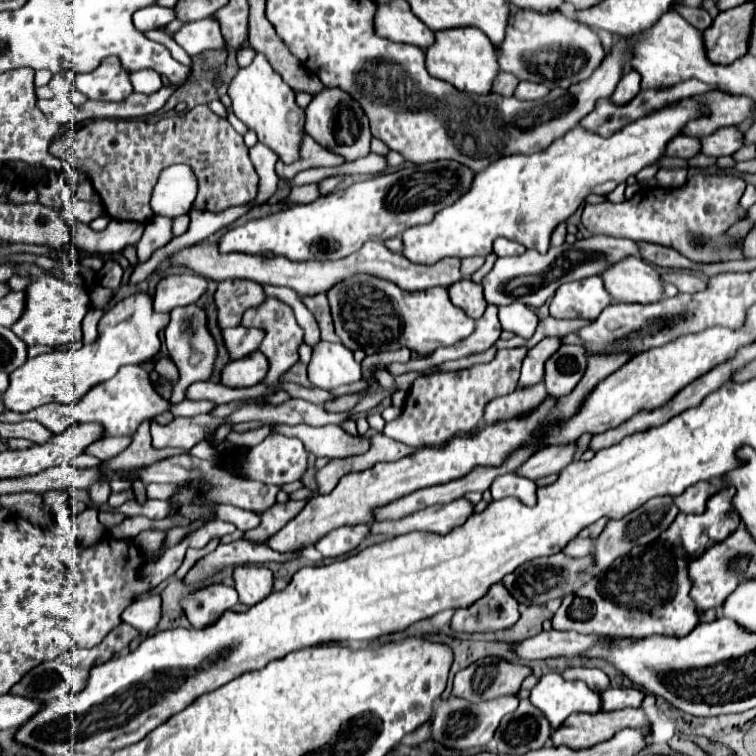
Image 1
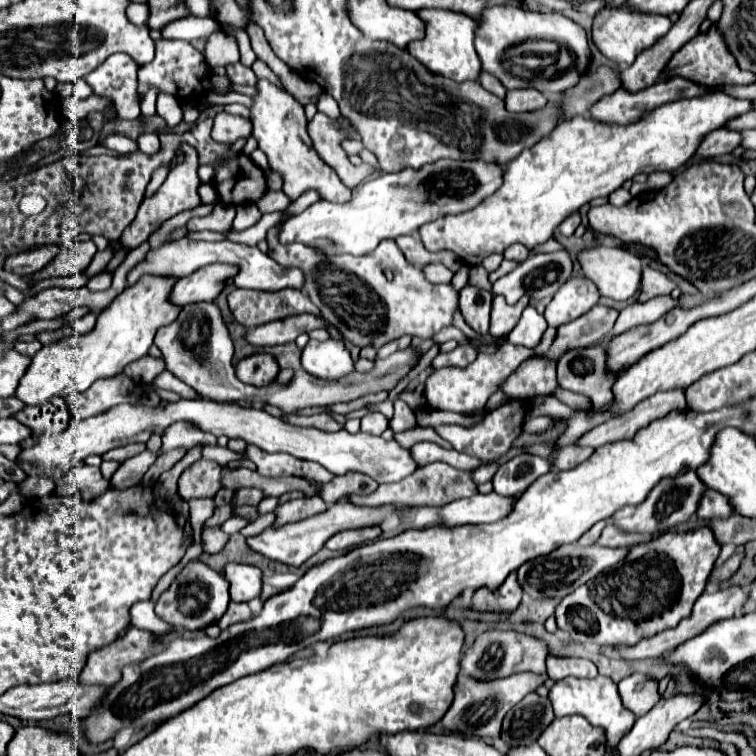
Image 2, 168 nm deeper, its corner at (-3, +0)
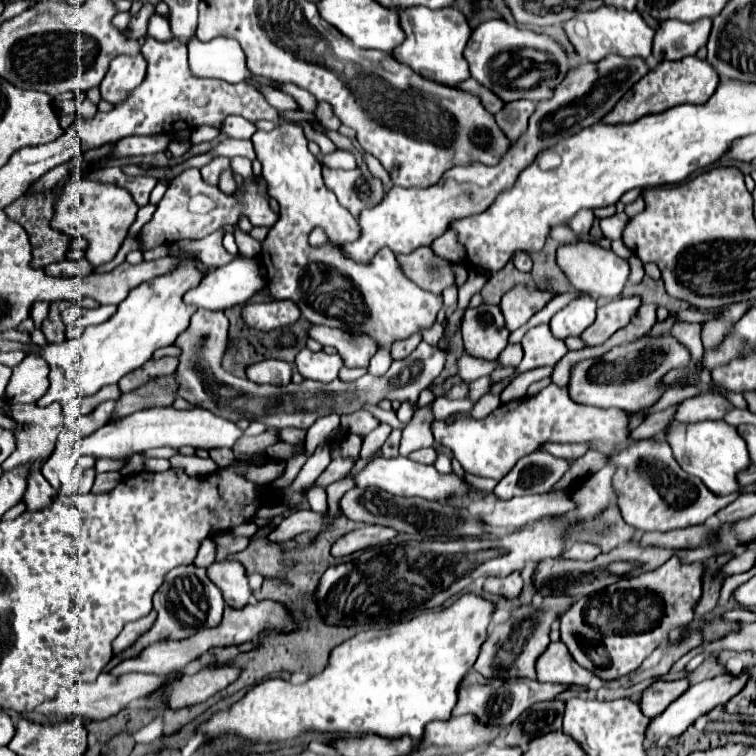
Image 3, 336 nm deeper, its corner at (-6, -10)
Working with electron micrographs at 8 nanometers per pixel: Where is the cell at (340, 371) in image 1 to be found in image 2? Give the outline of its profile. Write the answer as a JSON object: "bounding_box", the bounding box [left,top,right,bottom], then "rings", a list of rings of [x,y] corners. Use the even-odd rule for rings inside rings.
{"bounding_box":[301,338,355,380],"rings":[[[327,338],[325,342],[309,340],[303,350],[301,364],[311,376],[323,380],[339,380],[355,372],[351,352],[341,338]]]}

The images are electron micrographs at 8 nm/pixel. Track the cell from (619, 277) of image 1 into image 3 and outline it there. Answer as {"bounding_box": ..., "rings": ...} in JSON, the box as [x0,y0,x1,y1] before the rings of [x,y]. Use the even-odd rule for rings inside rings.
{"bounding_box":[556,240,630,298],"rings":[[[586,240],[560,246],[556,250],[556,264],[576,290],[602,298],[618,298],[630,274],[630,266],[626,260],[618,258],[612,250],[604,250],[598,242],[586,242]]]}

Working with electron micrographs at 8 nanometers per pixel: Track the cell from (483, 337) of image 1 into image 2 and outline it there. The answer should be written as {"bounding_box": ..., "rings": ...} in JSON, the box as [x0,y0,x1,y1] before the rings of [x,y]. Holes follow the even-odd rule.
{"bounding_box":[489,296,529,338],"rings":[[[495,296],[495,298],[493,298],[493,310],[491,310],[489,334],[491,334],[491,336],[497,336],[497,338],[507,336],[507,334],[513,330],[515,322],[519,320],[519,314],[521,314],[523,308],[527,306],[527,302],[529,302],[529,300],[523,298],[523,300],[519,300],[515,306],[509,306],[503,296]]]}

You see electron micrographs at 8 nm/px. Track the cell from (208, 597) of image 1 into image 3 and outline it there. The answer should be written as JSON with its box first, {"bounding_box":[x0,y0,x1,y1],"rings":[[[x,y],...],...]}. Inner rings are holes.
{"bounding_box":[104,564,224,672],"rings":[[[188,564],[188,566],[178,566],[166,574],[166,580],[154,594],[154,610],[158,612],[154,626],[144,636],[140,636],[140,640],[132,648],[112,656],[112,660],[106,664],[104,672],[110,672],[122,660],[140,656],[144,648],[148,648],[150,644],[154,644],[158,640],[182,640],[182,638],[188,638],[198,628],[212,628],[212,626],[220,624],[224,600],[222,600],[222,592],[218,588],[214,588],[212,580],[206,576],[206,568],[196,568],[194,564]]]}

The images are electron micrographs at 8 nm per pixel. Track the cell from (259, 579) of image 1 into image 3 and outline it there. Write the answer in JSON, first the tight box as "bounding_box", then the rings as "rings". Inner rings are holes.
{"bounding_box":[206,560,252,608],"rings":[[[236,560],[214,562],[206,568],[210,580],[220,588],[224,602],[232,608],[242,608],[250,602],[252,590],[246,580],[246,570]]]}

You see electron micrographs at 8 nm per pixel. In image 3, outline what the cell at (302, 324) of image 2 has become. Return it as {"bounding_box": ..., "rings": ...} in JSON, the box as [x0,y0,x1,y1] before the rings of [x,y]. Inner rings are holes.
{"bounding_box":[308,326,378,368],"rings":[[[312,326],[308,336],[318,340],[320,344],[336,348],[344,366],[348,368],[366,368],[370,358],[378,350],[378,344],[374,344],[374,340],[370,340],[368,336],[350,336],[348,332],[342,332],[338,328]]]}

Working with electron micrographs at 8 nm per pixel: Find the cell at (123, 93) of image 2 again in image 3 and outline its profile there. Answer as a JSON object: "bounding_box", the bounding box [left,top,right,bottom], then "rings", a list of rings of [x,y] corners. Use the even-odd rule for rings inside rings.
{"bounding_box":[100,56,146,104],"rings":[[[116,56],[100,84],[102,98],[110,104],[122,102],[130,90],[138,88],[146,76],[146,60],[138,56]]]}

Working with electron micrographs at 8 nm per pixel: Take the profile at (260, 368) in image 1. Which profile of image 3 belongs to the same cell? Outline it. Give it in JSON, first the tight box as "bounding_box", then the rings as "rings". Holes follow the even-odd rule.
{"bounding_box":[246,360,292,386],"rings":[[[264,360],[258,364],[252,364],[246,370],[248,378],[258,384],[278,384],[286,386],[292,380],[292,368],[284,360]]]}

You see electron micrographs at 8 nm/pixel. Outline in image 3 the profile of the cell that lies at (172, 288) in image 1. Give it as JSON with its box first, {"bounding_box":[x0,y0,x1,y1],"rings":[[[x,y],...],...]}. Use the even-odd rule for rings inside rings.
{"bounding_box":[184,256,266,310],"rings":[[[236,256],[226,266],[220,266],[216,270],[208,272],[196,288],[192,288],[184,294],[184,300],[186,300],[186,304],[194,304],[198,308],[226,310],[226,308],[232,308],[232,306],[238,306],[238,304],[240,306],[246,304],[262,288],[266,288],[266,272],[262,272],[262,262],[258,258]]]}

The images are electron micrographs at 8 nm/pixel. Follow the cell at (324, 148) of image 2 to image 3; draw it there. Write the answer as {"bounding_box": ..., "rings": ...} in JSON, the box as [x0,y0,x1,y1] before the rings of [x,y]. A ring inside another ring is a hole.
{"bounding_box":[324,168,386,218],"rings":[[[324,168],[324,182],[354,218],[360,216],[362,208],[374,208],[374,204],[380,204],[382,196],[386,194],[382,182],[368,172],[344,172]],[[360,180],[366,180],[368,190],[360,190],[356,186]]]}

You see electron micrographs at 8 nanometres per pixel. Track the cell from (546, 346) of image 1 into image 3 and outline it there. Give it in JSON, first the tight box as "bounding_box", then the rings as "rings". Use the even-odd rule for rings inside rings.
{"bounding_box":[582,296,642,346],"rings":[[[624,296],[624,298],[614,298],[612,302],[604,304],[598,308],[598,318],[596,322],[584,330],[582,338],[588,346],[598,346],[604,344],[616,330],[624,328],[638,312],[642,306],[640,296]]]}

